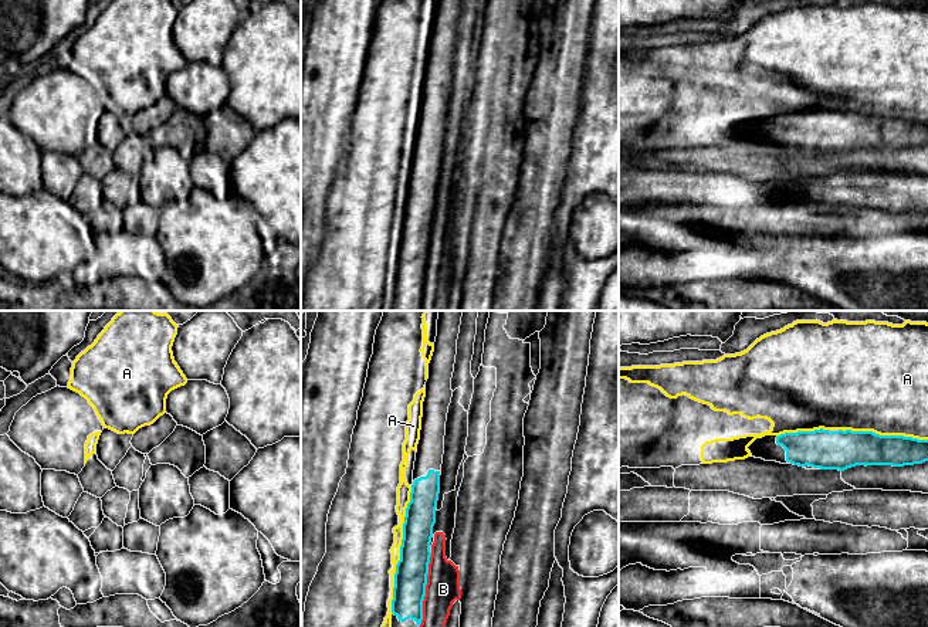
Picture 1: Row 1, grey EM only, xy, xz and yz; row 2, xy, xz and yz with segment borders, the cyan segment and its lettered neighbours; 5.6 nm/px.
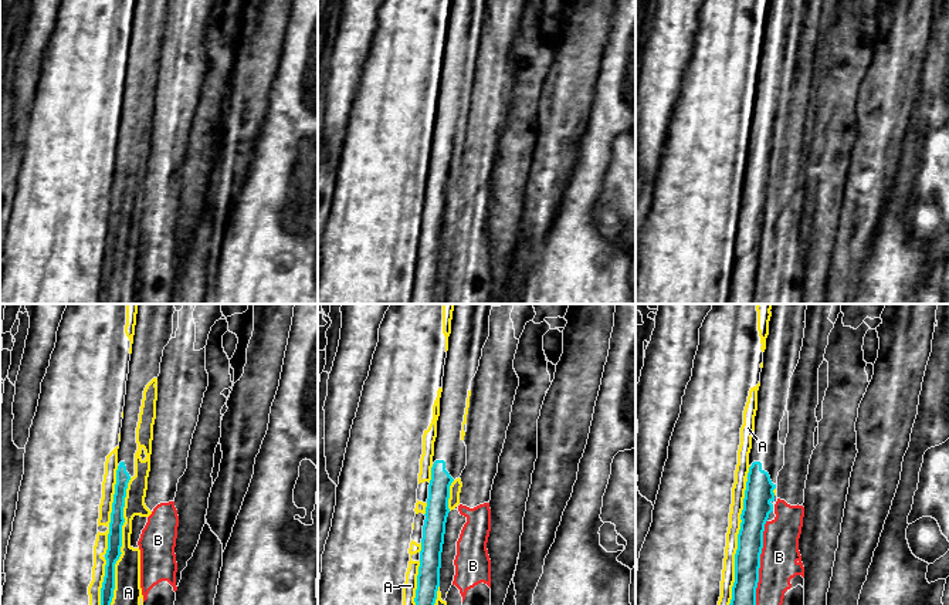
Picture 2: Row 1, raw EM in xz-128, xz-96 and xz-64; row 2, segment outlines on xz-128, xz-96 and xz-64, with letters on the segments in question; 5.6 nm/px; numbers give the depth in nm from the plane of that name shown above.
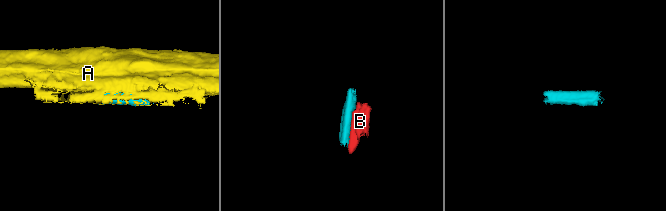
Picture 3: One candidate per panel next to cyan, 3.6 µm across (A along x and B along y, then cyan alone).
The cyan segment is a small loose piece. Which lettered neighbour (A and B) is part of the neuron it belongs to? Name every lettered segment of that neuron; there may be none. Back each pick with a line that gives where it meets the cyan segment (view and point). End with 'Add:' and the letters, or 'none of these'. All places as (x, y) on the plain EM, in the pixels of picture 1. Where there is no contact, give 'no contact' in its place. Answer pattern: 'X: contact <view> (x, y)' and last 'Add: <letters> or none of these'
Add: none of these

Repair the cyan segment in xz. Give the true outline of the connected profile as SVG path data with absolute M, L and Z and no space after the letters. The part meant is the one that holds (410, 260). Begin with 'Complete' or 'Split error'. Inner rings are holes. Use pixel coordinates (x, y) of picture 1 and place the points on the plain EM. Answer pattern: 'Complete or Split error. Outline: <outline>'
Split error. Outline: M438 0L434 34L429 45L420 122L410 184L406 190L400 243L396 247L392 311L420 311L436 206L444 118L451 85L457 21L461 0Z

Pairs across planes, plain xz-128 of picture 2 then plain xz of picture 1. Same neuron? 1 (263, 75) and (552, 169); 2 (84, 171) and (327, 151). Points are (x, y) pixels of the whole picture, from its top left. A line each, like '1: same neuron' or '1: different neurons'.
1: same neuron
2: different neurons

